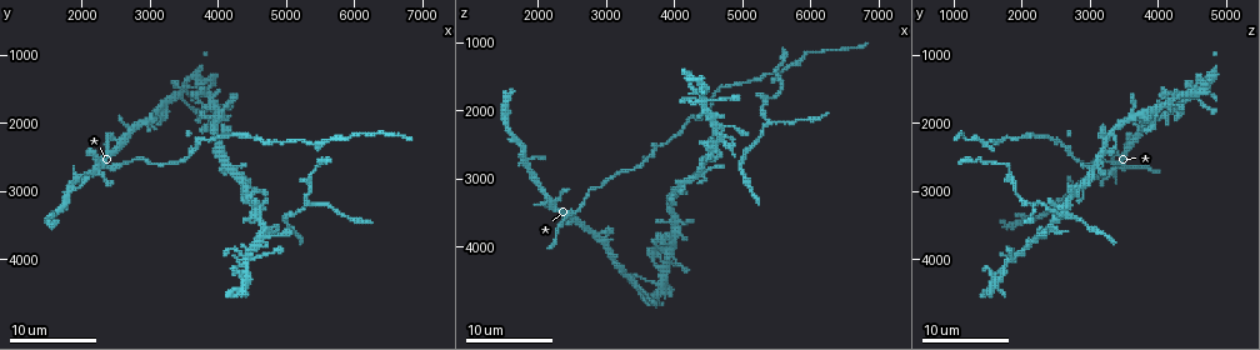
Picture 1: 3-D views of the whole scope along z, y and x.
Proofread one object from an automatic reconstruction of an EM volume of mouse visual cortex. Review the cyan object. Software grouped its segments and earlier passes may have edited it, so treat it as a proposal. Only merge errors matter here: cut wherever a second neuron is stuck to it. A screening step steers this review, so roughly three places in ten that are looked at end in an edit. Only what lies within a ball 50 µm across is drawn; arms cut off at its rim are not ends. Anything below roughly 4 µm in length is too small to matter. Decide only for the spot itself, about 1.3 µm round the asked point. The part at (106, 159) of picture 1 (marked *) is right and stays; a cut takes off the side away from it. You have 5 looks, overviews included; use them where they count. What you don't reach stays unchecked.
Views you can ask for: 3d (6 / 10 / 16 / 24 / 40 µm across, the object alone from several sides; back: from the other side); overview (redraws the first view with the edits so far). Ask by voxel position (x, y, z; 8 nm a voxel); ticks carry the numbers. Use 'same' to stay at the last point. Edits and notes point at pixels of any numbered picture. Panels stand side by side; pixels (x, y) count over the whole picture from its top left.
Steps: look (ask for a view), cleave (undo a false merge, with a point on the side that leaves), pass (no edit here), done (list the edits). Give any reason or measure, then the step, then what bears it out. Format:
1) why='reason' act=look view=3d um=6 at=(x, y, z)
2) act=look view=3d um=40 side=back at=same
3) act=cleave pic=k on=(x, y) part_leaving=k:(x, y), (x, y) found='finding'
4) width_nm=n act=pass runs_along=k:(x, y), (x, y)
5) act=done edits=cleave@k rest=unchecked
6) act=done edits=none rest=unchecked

why='calibre changes' act=look view=3d um=6 at=(3800, 2200, 2550)

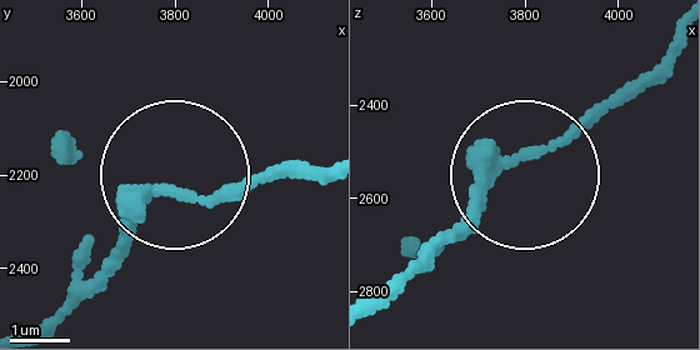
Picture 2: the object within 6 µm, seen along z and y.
act=look view=3d um=6 side=back at=(3745, 2255, 2510)

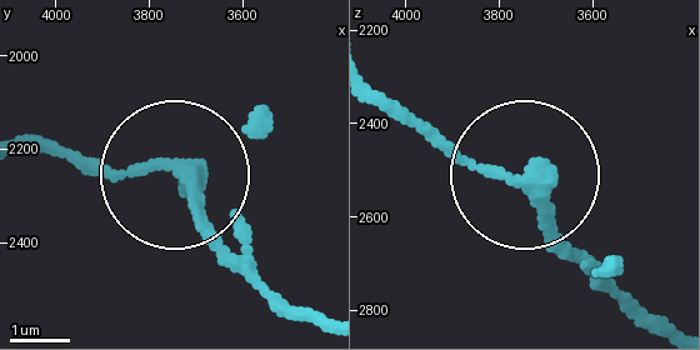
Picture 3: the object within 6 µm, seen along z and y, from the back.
act=pass runs_along=3:(313, 325), (223, 245), (178, 175), (29, 155) found='one neuron here'

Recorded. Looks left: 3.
act=look view=3d um=10 at=(5550, 2300, 1450)

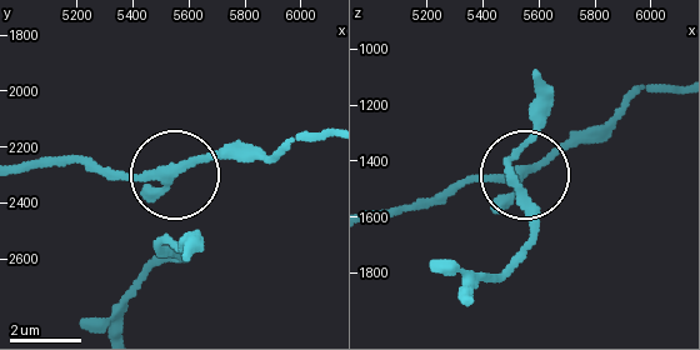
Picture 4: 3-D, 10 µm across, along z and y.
why='zoom in' act=look view=3d um=6 at=same

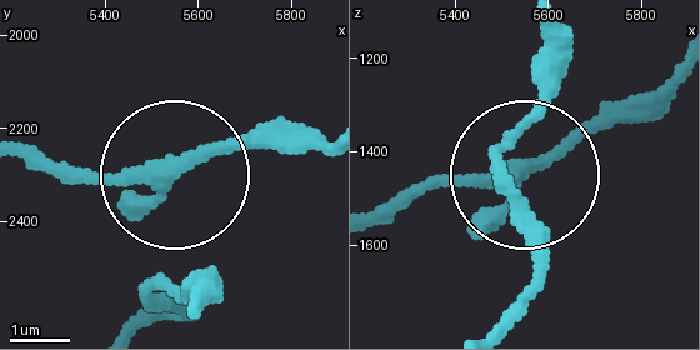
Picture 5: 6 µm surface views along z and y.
arms=4 act=pass runs_along=5:(31, 154), (165, 179), (225, 149), (280, 149) found='continuous, no second neuron'

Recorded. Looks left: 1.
act=done edits=none rest=unchecked

